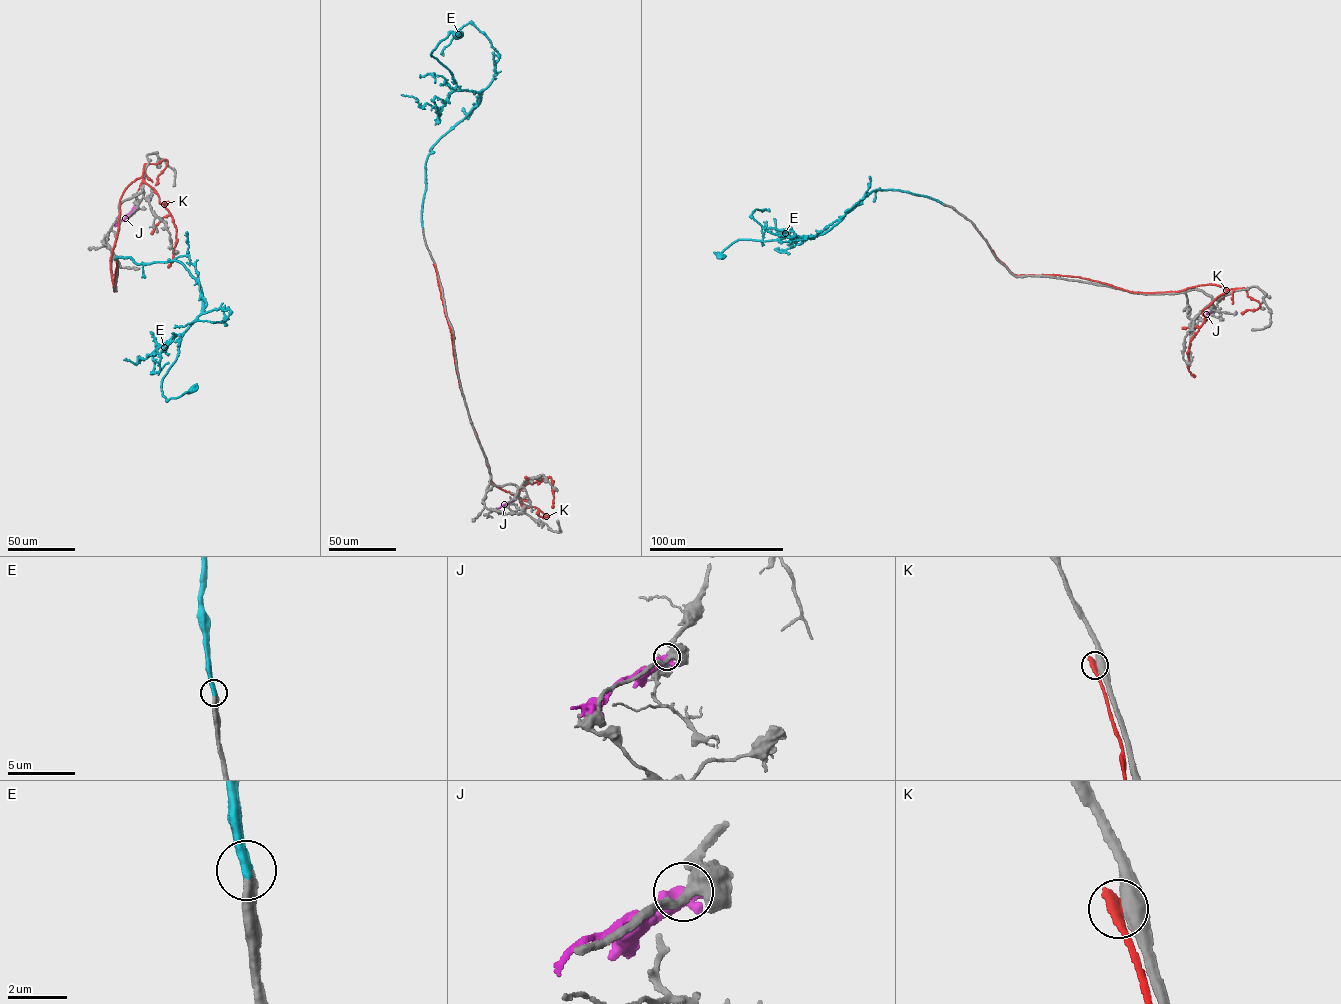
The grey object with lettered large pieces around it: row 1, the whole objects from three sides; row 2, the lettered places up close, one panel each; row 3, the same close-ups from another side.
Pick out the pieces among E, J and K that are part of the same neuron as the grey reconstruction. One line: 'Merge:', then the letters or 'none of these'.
Merge: E

